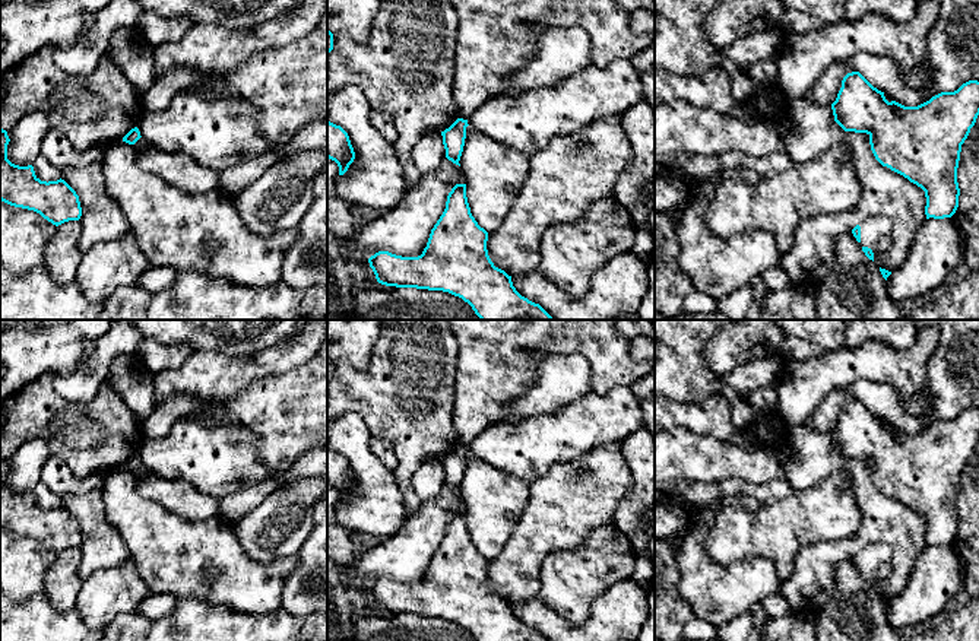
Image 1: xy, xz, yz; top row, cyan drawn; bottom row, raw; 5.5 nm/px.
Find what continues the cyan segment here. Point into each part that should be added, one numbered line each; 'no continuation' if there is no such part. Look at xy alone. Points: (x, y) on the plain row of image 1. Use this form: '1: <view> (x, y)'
no continuation

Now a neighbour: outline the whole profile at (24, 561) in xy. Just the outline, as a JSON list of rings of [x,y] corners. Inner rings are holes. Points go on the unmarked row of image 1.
[[[0,527],[0,590],[15,602],[44,593],[44,577],[56,555],[39,540]]]

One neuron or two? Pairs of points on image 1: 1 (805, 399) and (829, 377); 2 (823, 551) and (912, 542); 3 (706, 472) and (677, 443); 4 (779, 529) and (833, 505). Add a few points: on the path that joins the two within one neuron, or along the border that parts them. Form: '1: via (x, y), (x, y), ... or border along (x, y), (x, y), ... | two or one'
1: via (811, 393), (823, 381) | one
2: via (845, 549), (865, 535), (890, 535) | one
3: via (699, 465), (684, 450) | one
4: via (792, 523), (805, 516), (820, 514) | one

